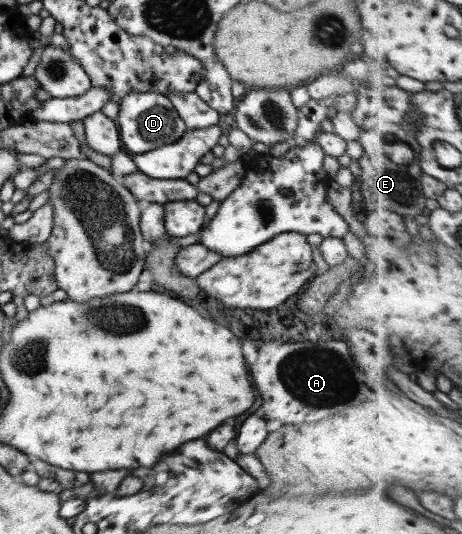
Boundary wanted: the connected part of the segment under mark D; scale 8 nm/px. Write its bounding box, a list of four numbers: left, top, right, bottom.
[114,93,186,154]

